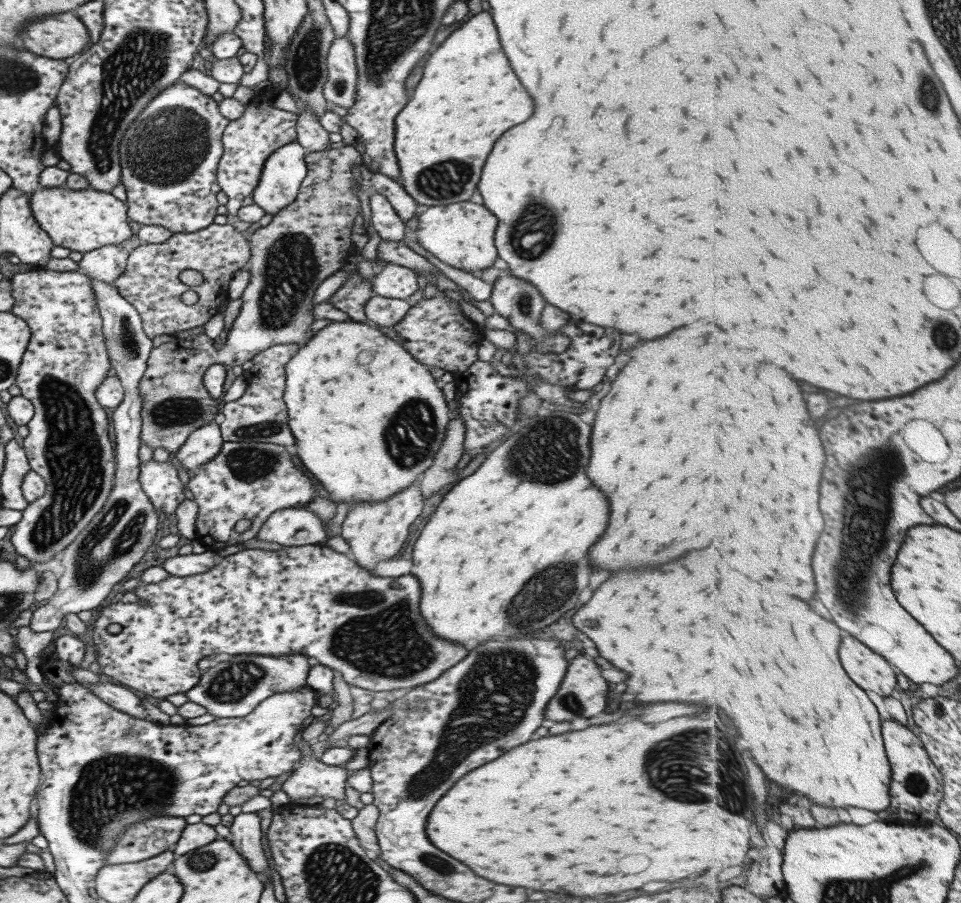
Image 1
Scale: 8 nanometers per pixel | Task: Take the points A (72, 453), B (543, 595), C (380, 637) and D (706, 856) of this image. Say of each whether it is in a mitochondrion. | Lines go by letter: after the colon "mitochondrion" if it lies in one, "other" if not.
A: mitochondrion
B: mitochondrion
C: mitochondrion
D: other

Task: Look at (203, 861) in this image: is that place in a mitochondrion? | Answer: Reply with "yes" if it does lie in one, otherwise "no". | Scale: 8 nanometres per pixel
yes

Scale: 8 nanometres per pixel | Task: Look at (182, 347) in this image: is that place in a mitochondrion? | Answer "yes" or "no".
no

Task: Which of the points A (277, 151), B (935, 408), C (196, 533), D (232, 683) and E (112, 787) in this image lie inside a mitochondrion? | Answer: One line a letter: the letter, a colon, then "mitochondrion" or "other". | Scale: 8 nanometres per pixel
A: other
B: other
C: other
D: mitochondrion
E: mitochondrion

